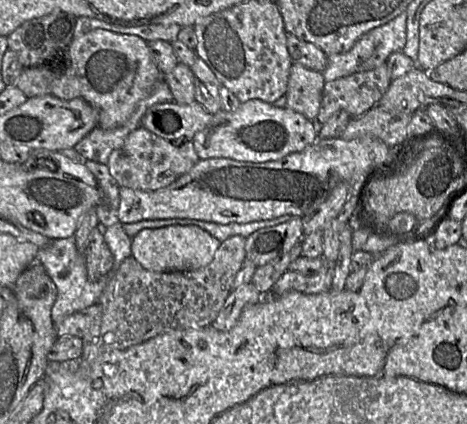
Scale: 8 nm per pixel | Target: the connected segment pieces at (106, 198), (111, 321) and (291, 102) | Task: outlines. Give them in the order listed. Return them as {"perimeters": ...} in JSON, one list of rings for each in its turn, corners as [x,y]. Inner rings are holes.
{"perimeters":[[[[91,160],[76,162],[84,164],[97,180],[100,189],[100,200],[96,206],[96,213],[101,227],[120,223],[118,218],[120,186],[111,175],[108,165]]],[[[235,235],[222,241],[213,260],[208,265],[195,270],[154,272],[145,269],[132,255],[127,257],[99,298],[102,316],[99,324],[81,338],[83,349],[80,359],[92,362],[104,353],[129,348],[166,331],[211,325],[233,290],[235,277],[246,259],[245,238]]],[[[293,62],[286,92],[287,107],[315,120],[321,105],[326,80],[322,72]]]]}

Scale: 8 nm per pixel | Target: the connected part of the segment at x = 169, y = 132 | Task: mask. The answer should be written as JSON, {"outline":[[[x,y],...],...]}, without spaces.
{"outline":[[[196,101],[186,105],[165,102],[147,110],[142,126],[172,142],[192,142],[194,135],[212,118],[213,115]]]}

